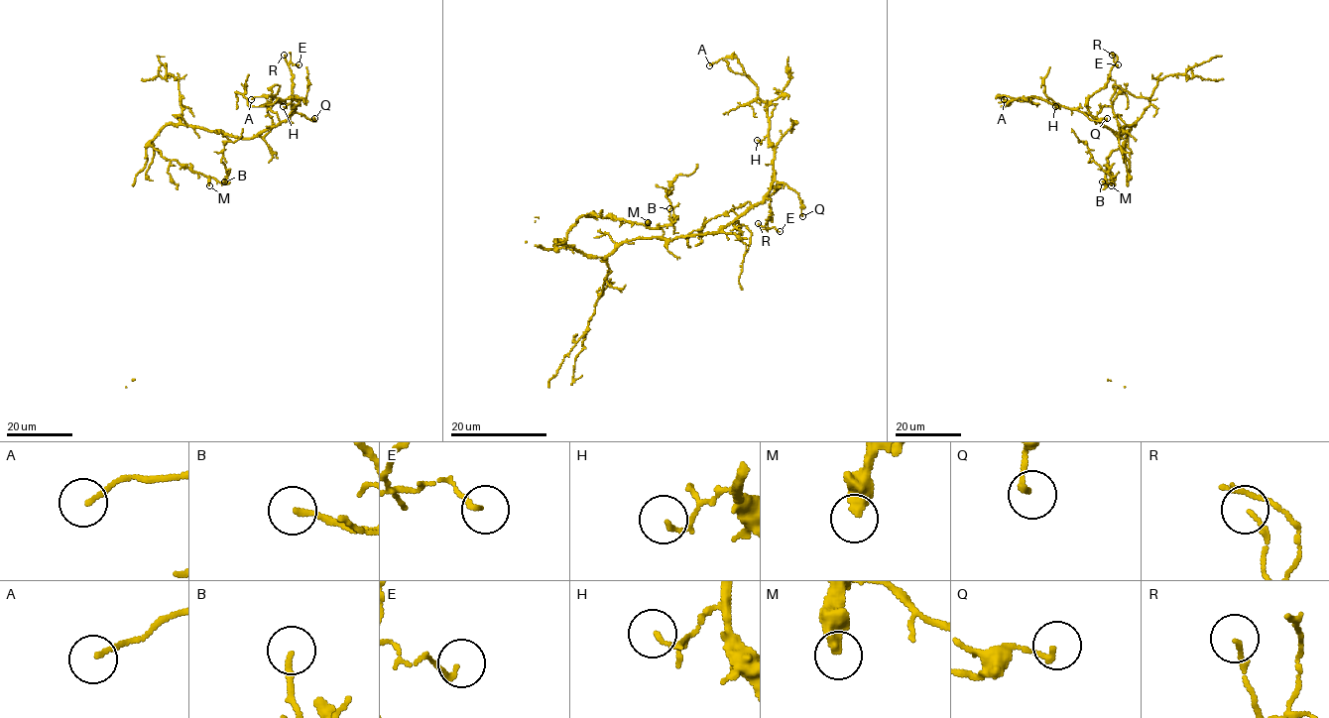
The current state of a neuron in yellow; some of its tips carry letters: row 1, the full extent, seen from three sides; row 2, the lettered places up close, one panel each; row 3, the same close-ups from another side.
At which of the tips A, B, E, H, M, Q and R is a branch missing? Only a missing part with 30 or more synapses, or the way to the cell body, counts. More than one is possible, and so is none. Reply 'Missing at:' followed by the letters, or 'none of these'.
Missing at: B, M

